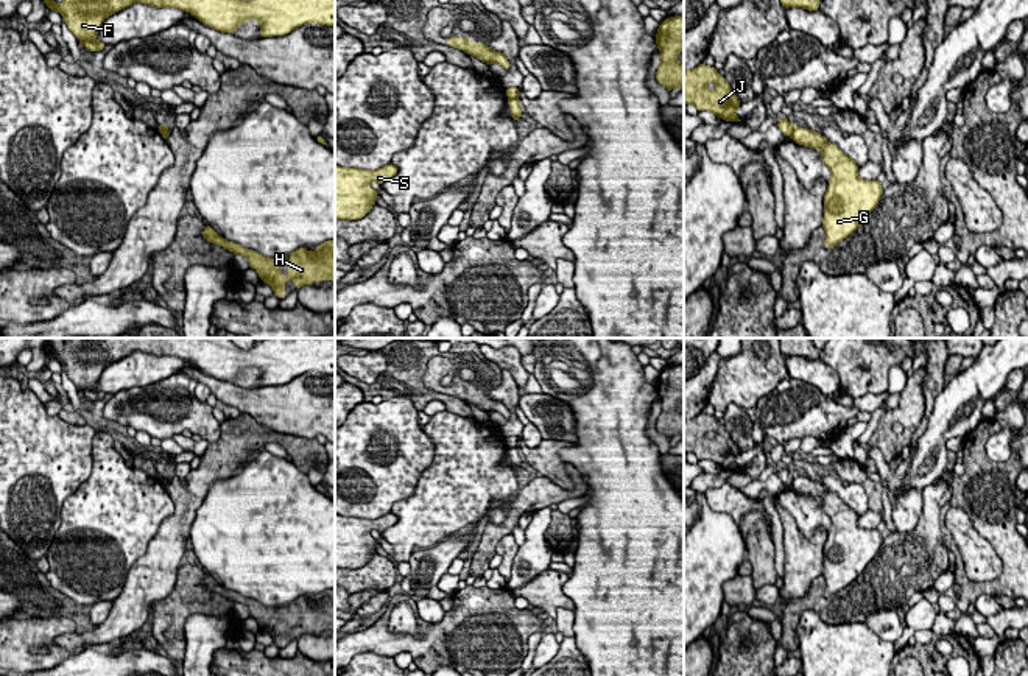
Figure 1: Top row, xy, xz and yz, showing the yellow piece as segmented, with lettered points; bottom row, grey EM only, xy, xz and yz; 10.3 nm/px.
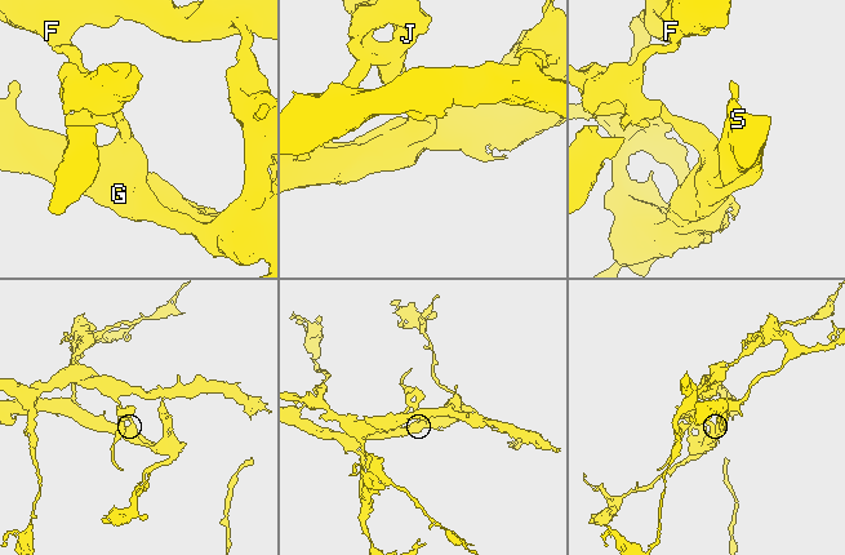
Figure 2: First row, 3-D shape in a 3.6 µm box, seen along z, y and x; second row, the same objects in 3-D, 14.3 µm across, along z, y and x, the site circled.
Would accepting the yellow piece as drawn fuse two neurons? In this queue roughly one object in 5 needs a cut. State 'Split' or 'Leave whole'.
Split

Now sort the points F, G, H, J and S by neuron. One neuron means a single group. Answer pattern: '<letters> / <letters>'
F J / G H S

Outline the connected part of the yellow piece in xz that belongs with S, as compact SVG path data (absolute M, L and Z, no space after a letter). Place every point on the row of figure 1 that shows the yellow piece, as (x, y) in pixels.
M393 164L385 165L378 170L360 170L335 165L335 220L360 220L377 202L378 192L371 185L372 181L380 185L396 176L399 168Z

